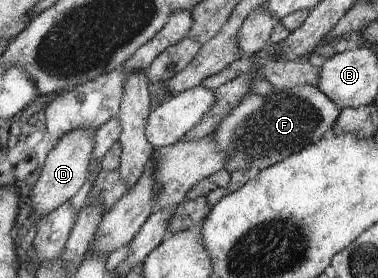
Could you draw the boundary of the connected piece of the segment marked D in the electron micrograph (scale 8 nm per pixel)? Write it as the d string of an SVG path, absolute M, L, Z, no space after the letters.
M75 128L67 132L49 152L40 176L31 190L31 208L39 216L48 216L55 208L60 208L79 192L89 178L89 165L94 157L96 131L91 128Z

